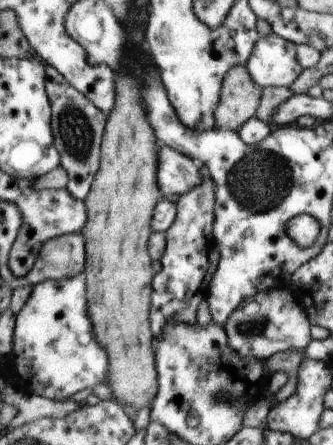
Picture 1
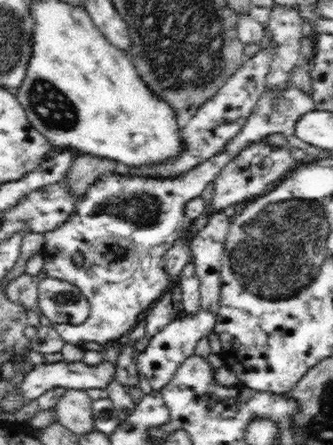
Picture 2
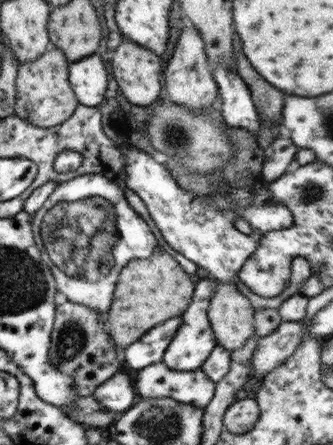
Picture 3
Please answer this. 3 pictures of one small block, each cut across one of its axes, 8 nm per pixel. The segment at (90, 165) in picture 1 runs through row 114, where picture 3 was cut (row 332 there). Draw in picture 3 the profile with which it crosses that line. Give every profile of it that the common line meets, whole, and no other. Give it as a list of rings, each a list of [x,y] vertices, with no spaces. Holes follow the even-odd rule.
[[[61,300],[57,302],[57,310],[55,310],[55,322],[53,322],[53,332],[51,332],[51,346],[49,346],[49,362],[51,366],[55,366],[61,374],[67,374],[73,382],[75,382],[75,392],[79,398],[87,398],[91,394],[95,394],[95,390],[107,382],[113,374],[119,372],[121,366],[121,350],[117,350],[111,342],[109,336],[103,332],[103,322],[99,318],[99,314],[83,304],[77,302],[67,302]]]

